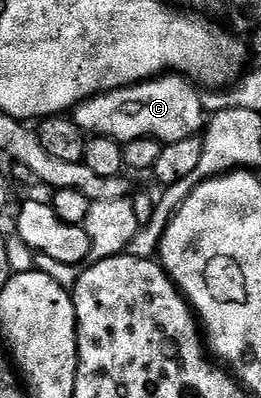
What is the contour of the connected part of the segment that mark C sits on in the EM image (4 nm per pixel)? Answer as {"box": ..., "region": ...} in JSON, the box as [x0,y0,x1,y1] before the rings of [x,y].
{"box":[72,73,208,145],"region":[[[177,73],[159,75],[142,83],[133,83],[130,87],[94,95],[73,108],[72,117],[87,136],[112,137],[120,144],[137,139],[156,139],[163,145],[198,135],[208,120],[208,114],[201,105],[199,88]]]}

